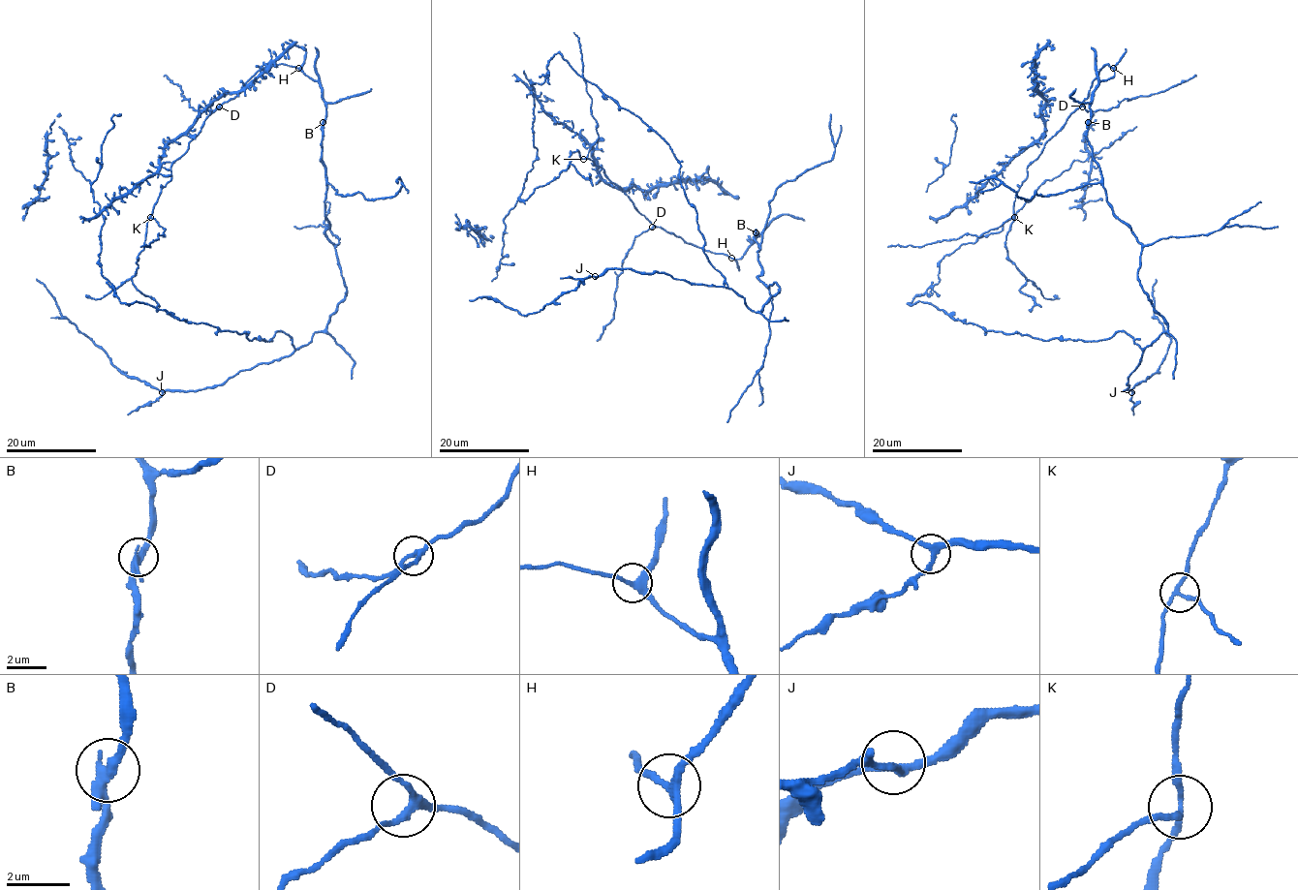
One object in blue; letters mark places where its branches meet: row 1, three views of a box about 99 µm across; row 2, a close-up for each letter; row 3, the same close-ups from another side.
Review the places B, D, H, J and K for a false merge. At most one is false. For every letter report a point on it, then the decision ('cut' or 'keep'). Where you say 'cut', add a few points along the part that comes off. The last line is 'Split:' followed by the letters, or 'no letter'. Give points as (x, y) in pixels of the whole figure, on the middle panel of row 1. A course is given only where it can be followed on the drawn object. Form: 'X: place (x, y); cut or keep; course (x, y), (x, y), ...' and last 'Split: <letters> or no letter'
B: place (756, 232); keep
D: place (652, 227); keep
H: place (731, 258); keep
J: place (595, 276); keep
K: place (583, 159); cut; course (583, 159), (598, 138), (597, 121), (591, 114), (591, 97), (587, 92), (578, 38), (573, 32)
Split: K

